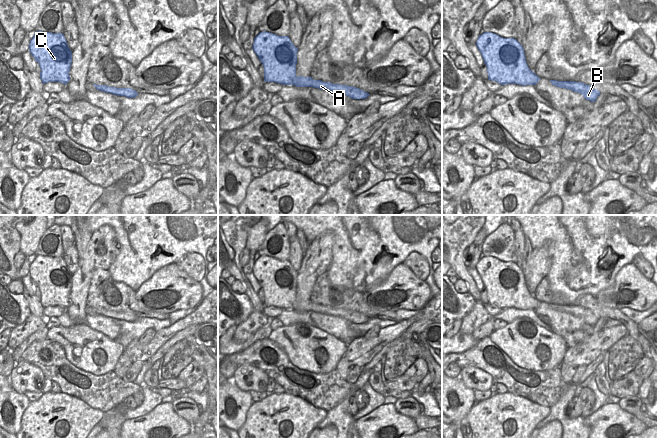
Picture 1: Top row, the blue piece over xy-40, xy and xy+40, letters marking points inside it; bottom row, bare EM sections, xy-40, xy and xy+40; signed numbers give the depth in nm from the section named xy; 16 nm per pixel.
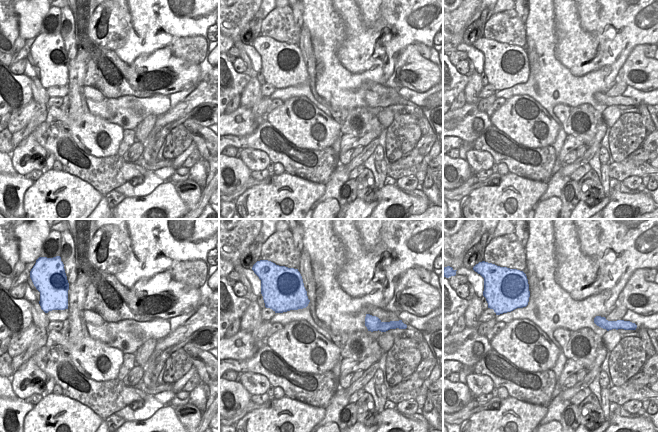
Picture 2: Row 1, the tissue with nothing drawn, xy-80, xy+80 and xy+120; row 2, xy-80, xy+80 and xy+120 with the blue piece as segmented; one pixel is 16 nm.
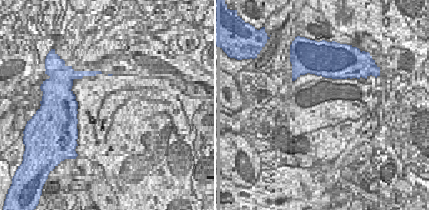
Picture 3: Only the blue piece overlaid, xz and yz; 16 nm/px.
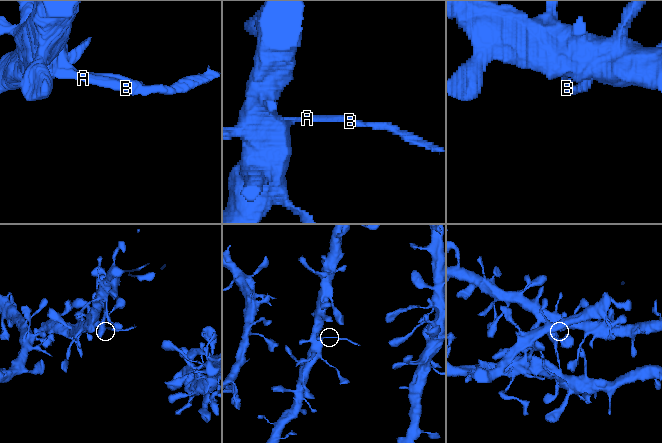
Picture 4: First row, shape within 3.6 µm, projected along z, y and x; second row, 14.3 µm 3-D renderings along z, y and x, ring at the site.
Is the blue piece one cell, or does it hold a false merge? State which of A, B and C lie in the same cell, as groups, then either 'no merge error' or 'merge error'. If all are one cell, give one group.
A B / C; merge error

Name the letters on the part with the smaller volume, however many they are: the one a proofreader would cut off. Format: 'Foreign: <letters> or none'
Foreign: A, B

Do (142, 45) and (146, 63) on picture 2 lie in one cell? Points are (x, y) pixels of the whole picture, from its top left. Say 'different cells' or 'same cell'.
different cells

